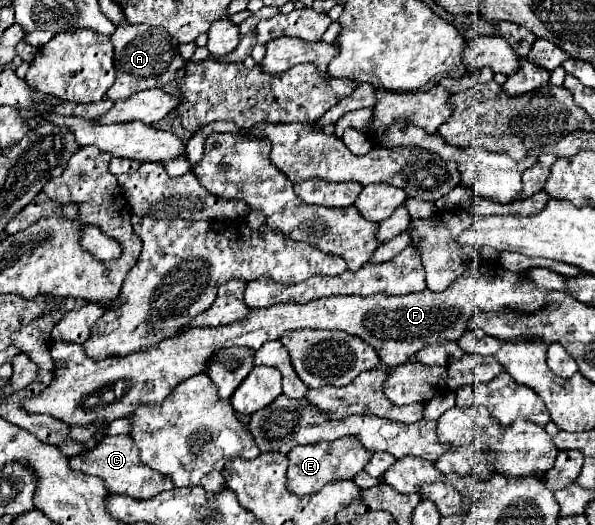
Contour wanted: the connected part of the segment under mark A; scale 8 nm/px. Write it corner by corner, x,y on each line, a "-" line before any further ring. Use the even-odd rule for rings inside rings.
120,22
116,32
110,36
114,44
114,68
116,68
116,82
106,92
106,98
110,100
124,100
140,90
150,88
164,88
174,78
184,76
186,62
182,60
178,52
178,40
168,36
164,28
156,26
134,26
128,22

